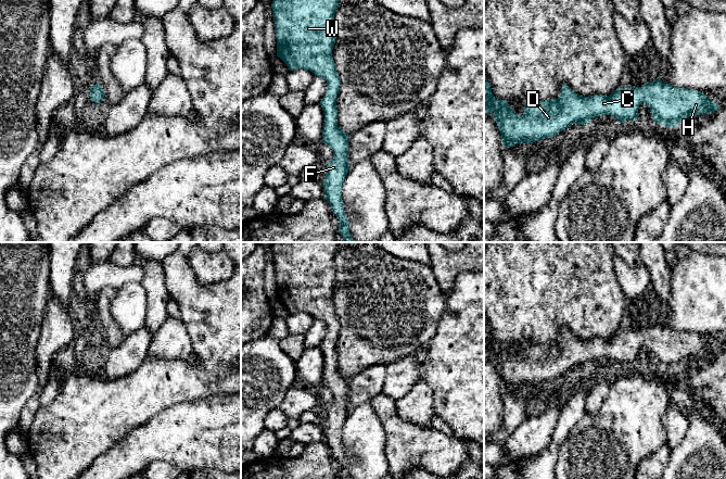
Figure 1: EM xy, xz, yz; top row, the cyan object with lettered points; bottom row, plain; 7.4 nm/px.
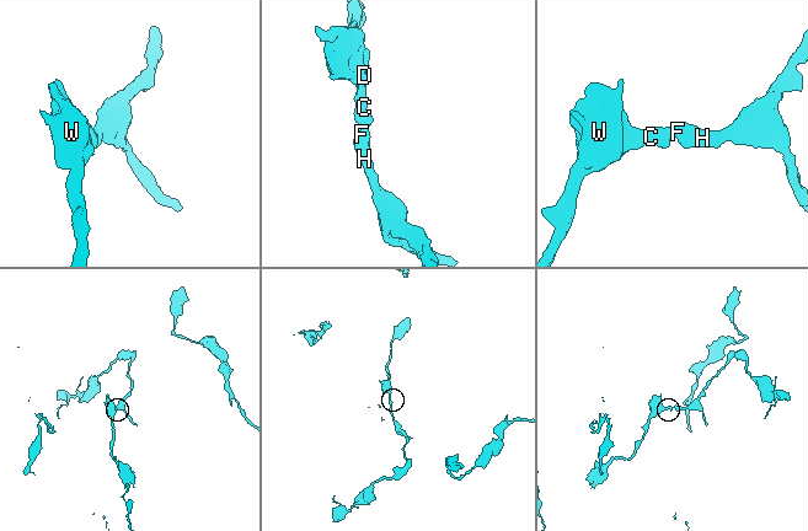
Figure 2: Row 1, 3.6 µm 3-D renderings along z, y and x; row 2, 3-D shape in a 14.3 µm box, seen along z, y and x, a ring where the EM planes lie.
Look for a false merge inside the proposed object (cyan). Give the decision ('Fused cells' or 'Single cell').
Single cell

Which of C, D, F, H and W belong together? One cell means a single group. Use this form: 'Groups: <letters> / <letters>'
Groups: C D F H W

